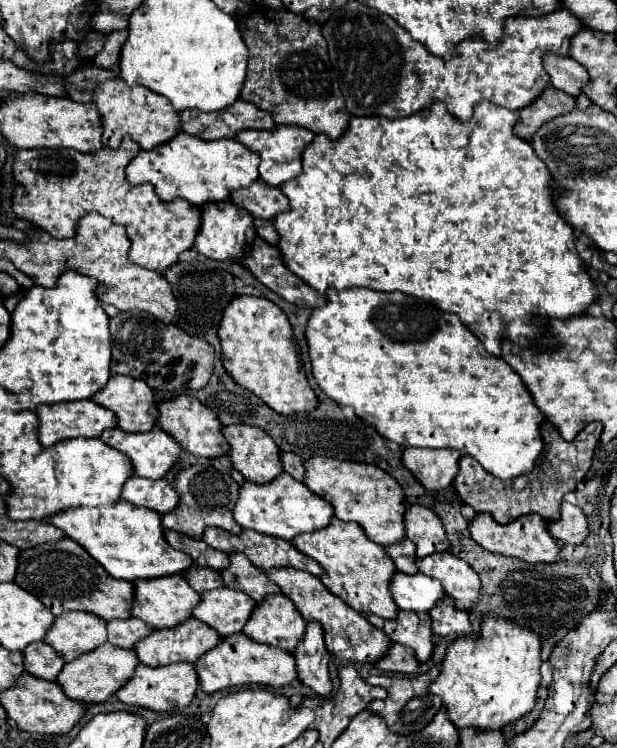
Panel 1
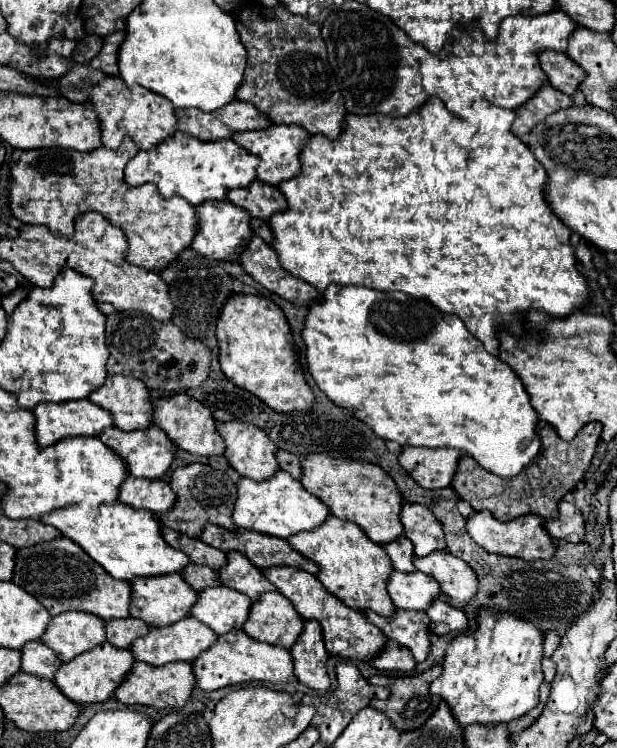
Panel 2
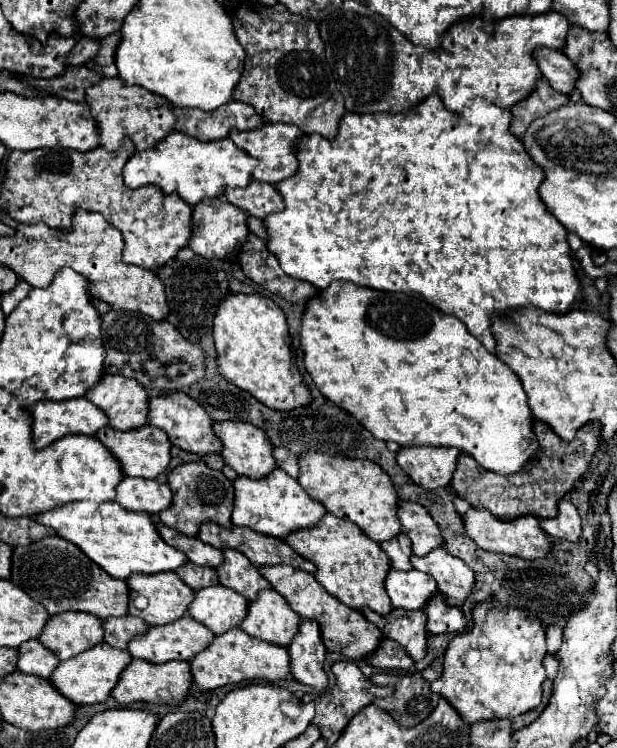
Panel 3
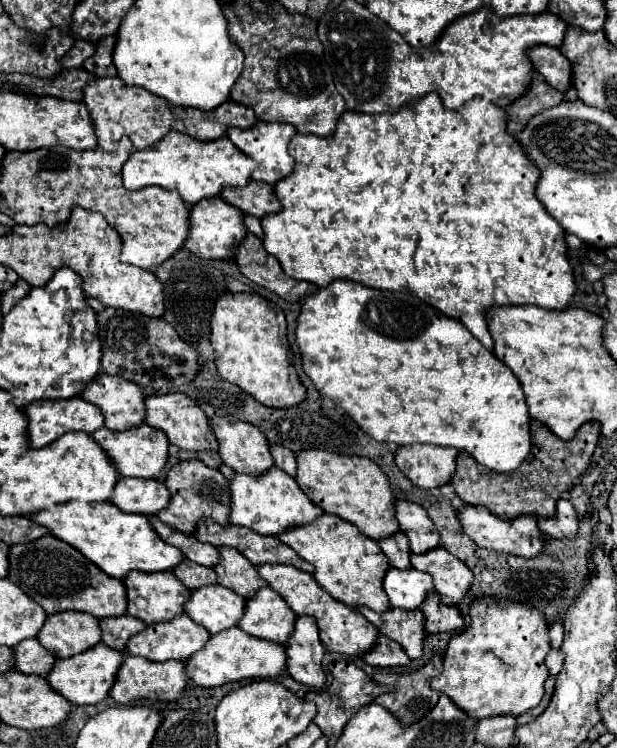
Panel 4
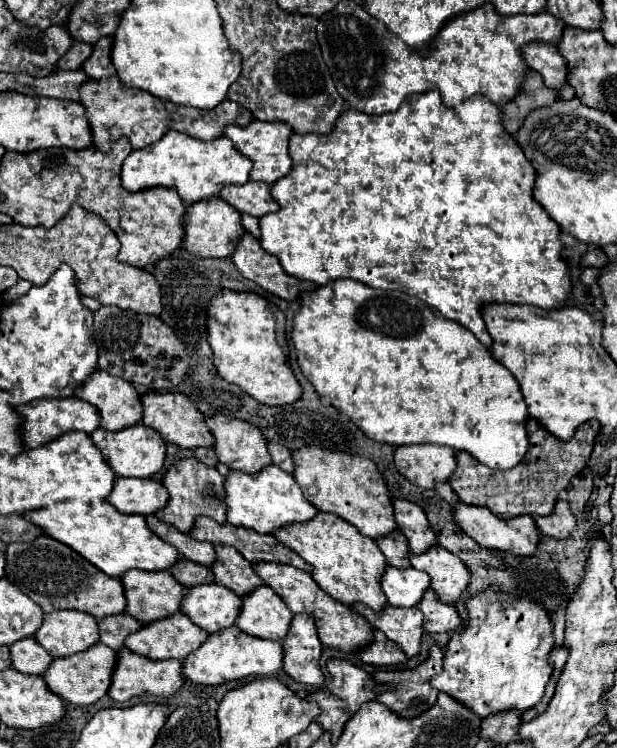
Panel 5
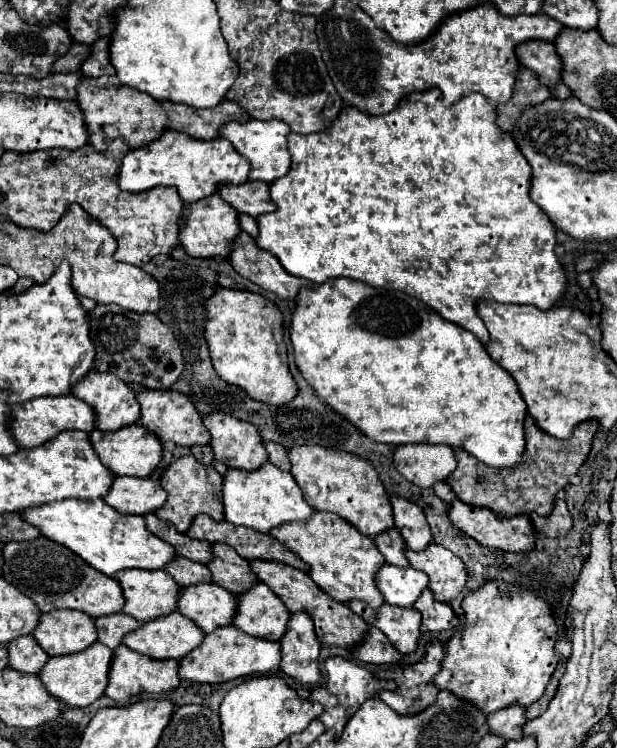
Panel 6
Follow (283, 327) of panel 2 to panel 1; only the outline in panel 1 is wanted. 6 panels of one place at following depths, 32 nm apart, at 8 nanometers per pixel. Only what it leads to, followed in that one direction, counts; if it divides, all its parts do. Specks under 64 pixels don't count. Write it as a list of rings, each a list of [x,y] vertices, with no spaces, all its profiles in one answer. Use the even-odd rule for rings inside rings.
[[[236,296],[224,310],[218,338],[222,342],[222,362],[226,372],[242,388],[248,388],[264,400],[274,412],[290,416],[316,410],[318,398],[298,360],[292,324],[274,302],[256,296]]]

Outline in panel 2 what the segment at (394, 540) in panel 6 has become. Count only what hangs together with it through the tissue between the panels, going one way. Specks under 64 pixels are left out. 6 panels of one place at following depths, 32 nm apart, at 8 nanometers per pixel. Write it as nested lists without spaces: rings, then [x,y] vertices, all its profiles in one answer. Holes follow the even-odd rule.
[[[406,536],[398,538],[396,542],[386,544],[384,550],[388,552],[394,570],[400,570],[400,572],[416,572],[416,566],[412,564],[412,558],[414,558],[414,544],[412,544]]]

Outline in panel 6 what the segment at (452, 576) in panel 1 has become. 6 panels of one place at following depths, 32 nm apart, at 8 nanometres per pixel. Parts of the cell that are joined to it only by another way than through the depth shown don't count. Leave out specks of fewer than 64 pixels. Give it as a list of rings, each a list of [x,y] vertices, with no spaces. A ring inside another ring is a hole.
[[[430,544],[422,552],[406,550],[406,558],[410,560],[412,568],[428,574],[430,590],[434,592],[436,600],[448,604],[464,590],[468,580],[466,566],[458,556],[454,556],[446,548]]]

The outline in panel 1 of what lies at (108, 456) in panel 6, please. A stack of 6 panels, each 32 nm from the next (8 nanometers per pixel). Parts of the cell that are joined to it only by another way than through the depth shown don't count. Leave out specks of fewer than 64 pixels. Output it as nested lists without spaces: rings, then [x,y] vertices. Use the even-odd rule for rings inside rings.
[[[159,426],[150,432],[124,432],[120,428],[106,430],[100,436],[108,446],[130,456],[134,474],[150,480],[164,478],[178,462],[182,446]]]

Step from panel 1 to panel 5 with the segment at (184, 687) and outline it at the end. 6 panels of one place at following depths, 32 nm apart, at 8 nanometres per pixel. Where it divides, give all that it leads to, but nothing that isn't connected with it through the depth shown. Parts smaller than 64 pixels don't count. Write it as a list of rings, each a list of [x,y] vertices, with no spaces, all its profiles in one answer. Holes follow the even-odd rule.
[[[122,648],[118,652],[120,660],[116,664],[116,672],[112,676],[112,686],[108,690],[110,698],[116,702],[128,702],[132,698],[140,696],[162,696],[162,698],[172,698],[184,684],[184,674],[182,674],[182,662],[180,660],[164,660],[164,662],[154,662],[144,656],[136,656],[134,652],[128,652],[128,648]]]

